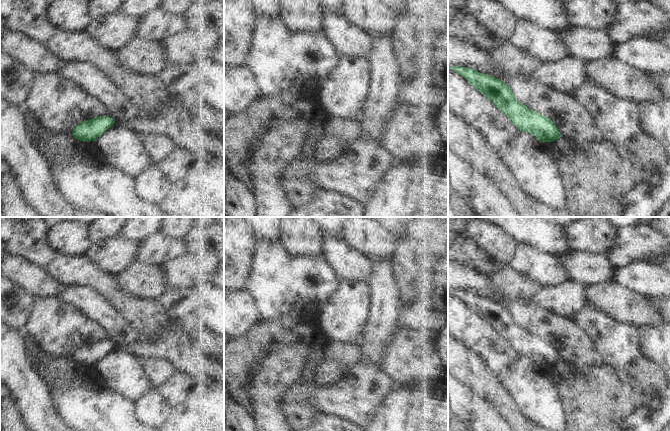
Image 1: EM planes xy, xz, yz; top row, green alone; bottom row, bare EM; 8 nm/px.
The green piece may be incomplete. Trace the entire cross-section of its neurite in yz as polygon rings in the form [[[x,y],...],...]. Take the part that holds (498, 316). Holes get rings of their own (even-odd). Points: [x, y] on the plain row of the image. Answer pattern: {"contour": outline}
{"contour": [[[451,290],[468,307],[490,324],[520,355],[533,358],[540,366],[553,366],[561,361],[556,348],[539,336],[518,326],[510,310],[490,298],[472,292]]]}

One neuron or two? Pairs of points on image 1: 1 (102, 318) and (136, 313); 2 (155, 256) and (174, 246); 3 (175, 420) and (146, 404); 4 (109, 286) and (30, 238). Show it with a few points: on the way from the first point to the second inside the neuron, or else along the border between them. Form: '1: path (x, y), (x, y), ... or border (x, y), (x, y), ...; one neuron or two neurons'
1: border (104, 299), (138, 331); two neurons
2: path (160, 251), (169, 248); one neuron
3: path (168, 420), (153, 411); one neuron
4: path (88, 275), (77, 270), (64, 269), (46, 258); one neuron

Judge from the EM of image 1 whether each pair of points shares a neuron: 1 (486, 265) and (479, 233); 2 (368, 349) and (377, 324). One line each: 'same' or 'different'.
1: different
2: same

